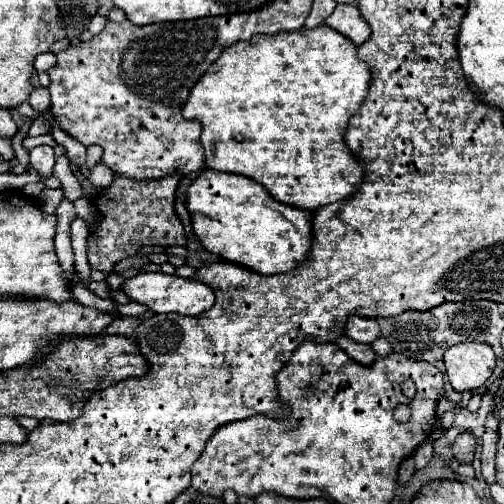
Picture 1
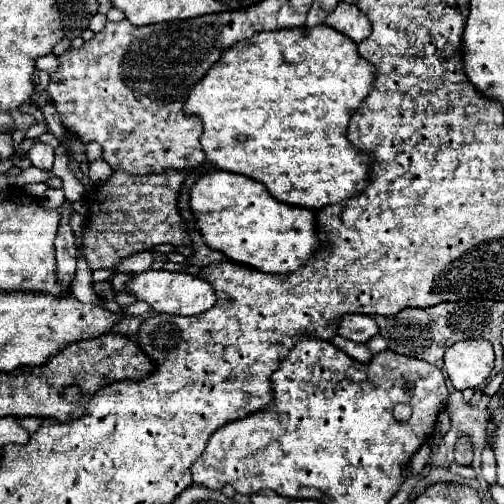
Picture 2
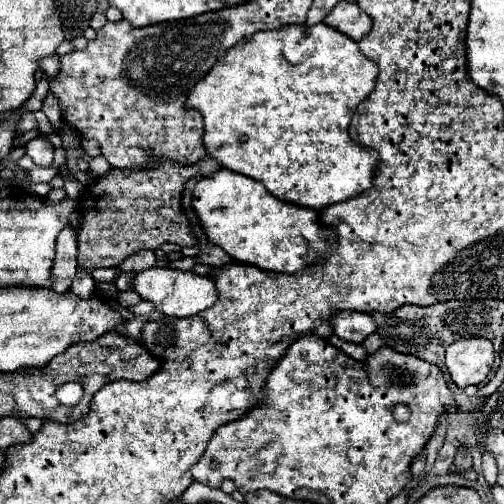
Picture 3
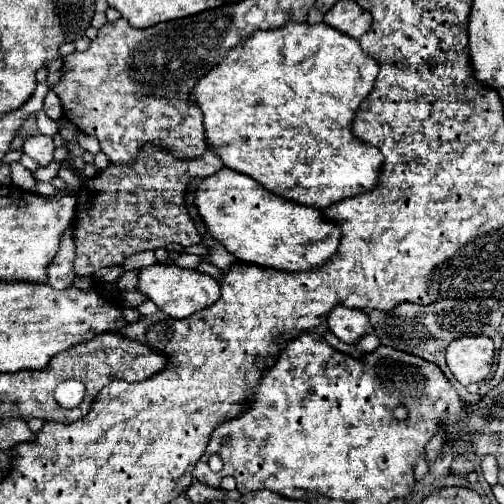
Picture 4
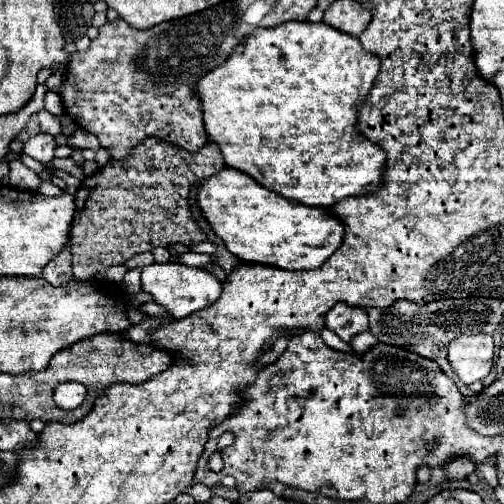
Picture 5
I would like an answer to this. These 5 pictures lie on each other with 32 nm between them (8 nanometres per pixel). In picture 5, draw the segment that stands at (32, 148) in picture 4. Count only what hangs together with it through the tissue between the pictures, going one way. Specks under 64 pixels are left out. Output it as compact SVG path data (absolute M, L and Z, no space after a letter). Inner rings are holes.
M36 134L32 136L26 144L24 144L24 152L28 156L32 156L38 162L50 162L54 158L54 150L56 150L56 138L52 134Z

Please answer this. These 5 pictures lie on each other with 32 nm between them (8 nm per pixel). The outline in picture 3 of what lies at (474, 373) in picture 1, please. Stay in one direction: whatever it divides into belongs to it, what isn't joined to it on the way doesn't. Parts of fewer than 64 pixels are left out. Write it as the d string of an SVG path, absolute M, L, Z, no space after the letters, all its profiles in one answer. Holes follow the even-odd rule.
M480 336L452 342L446 350L446 366L460 388L484 382L494 366L492 342Z

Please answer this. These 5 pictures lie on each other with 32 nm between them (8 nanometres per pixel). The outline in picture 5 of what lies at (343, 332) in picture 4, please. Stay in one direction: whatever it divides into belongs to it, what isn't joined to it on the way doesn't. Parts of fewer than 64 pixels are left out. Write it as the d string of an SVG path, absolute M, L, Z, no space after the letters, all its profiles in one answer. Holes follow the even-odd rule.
M344 302L336 304L326 316L326 328L330 328L332 332L336 332L344 342L350 342L350 338L354 334L360 334L364 330L368 330L368 316L364 308L356 308L356 306L348 306Z

